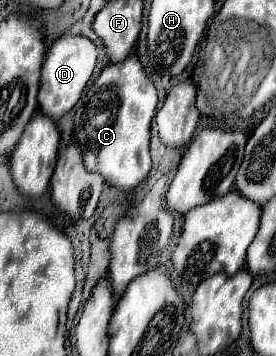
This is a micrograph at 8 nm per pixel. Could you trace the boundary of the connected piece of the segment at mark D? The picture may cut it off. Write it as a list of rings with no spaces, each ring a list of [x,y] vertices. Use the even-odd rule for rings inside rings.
[[[64,34],[48,48],[48,54],[46,54],[46,60],[42,66],[42,76],[40,76],[40,92],[38,92],[40,110],[44,114],[48,114],[54,120],[60,120],[68,110],[74,108],[74,104],[82,96],[84,86],[88,84],[88,80],[94,72],[96,56],[98,56],[98,50],[96,50],[94,42],[86,36]]]

